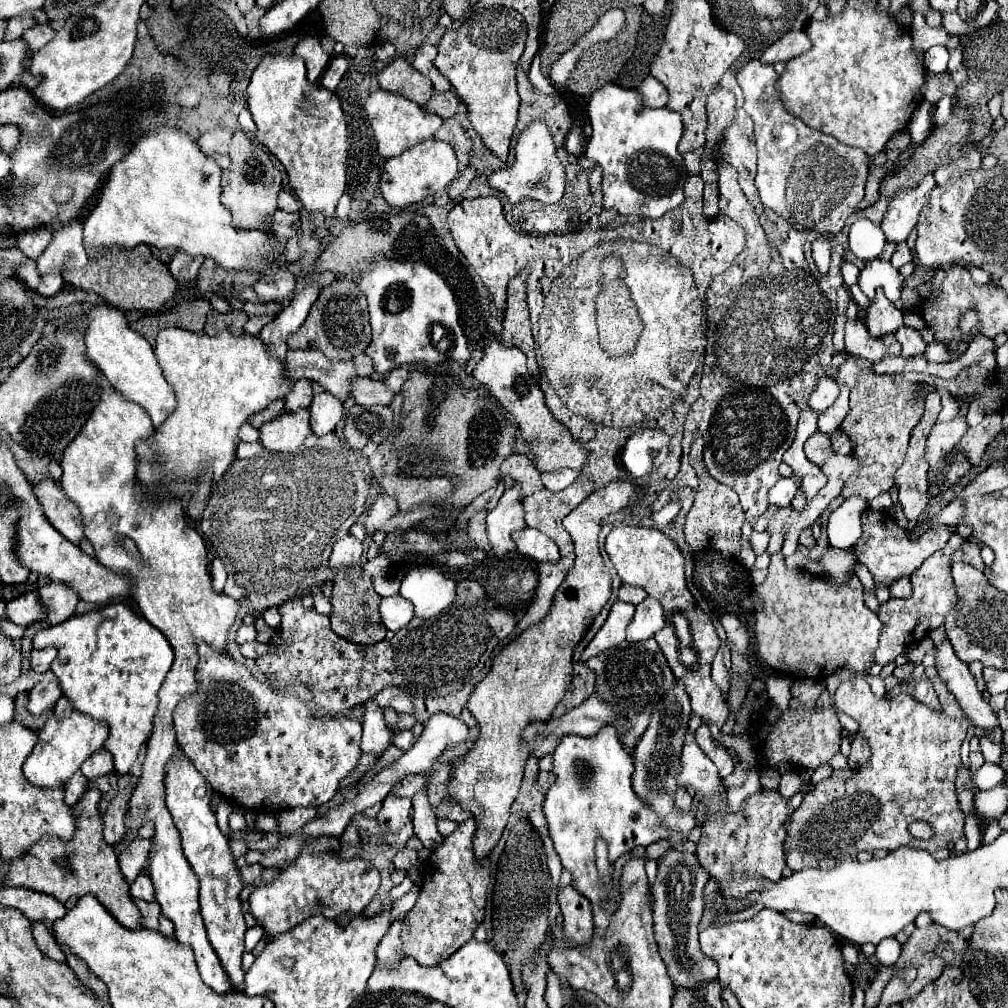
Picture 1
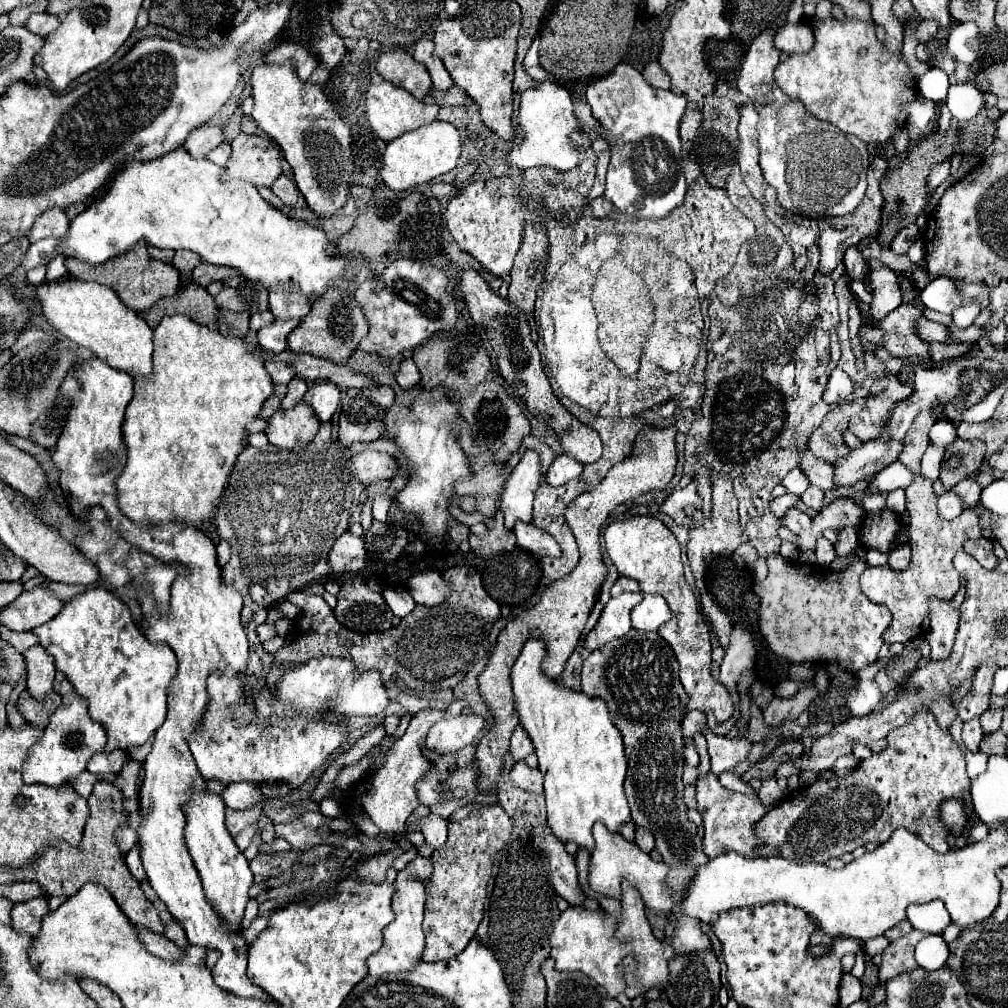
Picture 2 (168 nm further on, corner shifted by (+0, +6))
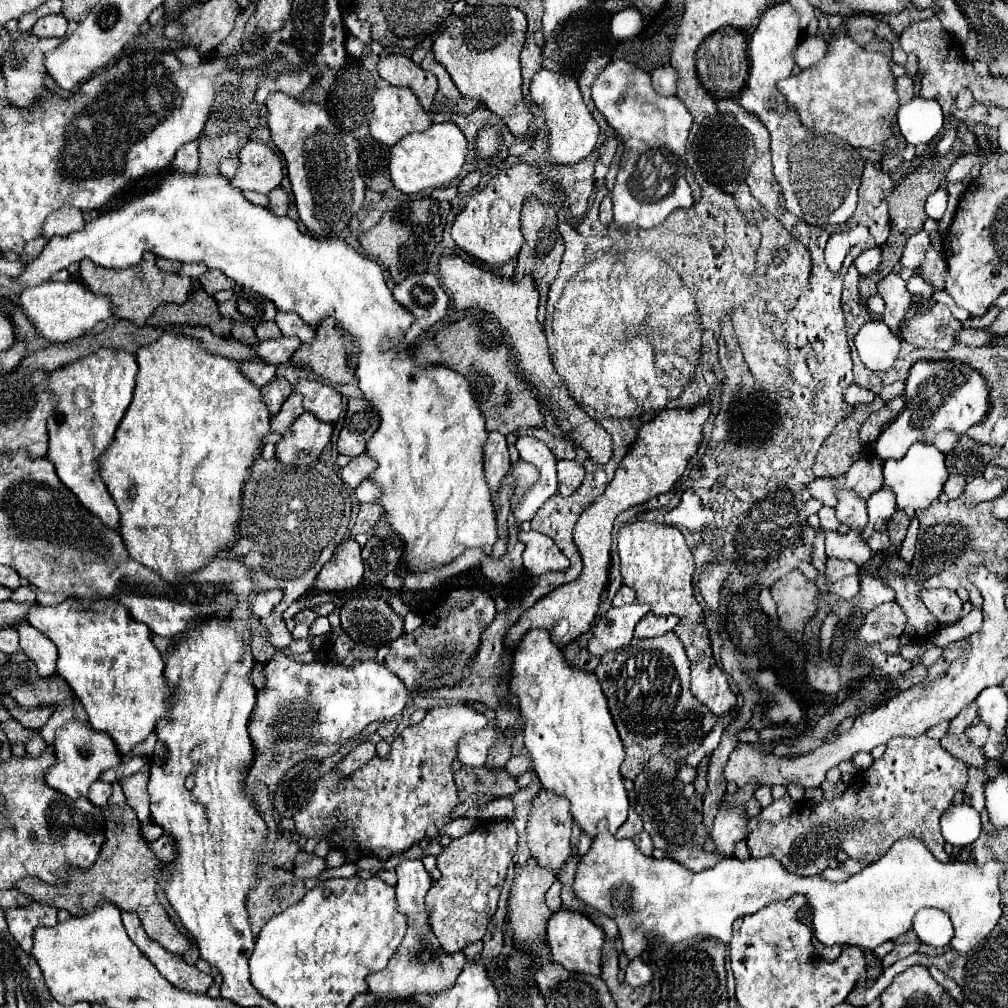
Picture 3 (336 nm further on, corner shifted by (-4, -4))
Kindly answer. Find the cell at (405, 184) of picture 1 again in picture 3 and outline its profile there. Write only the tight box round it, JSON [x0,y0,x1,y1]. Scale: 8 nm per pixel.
[389,122,467,194]

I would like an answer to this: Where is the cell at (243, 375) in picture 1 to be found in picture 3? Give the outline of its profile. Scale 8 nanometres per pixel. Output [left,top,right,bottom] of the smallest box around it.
[99,330,269,582]

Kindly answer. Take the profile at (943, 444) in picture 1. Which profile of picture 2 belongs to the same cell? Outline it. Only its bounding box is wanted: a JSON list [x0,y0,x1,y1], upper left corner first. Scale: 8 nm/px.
[921,444,943,480]

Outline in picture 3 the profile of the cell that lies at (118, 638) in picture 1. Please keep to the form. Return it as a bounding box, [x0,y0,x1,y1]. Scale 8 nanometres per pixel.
[27,598,169,754]

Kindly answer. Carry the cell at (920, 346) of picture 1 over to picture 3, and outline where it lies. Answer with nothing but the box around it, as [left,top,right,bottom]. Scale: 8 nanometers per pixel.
[957,328,995,346]

